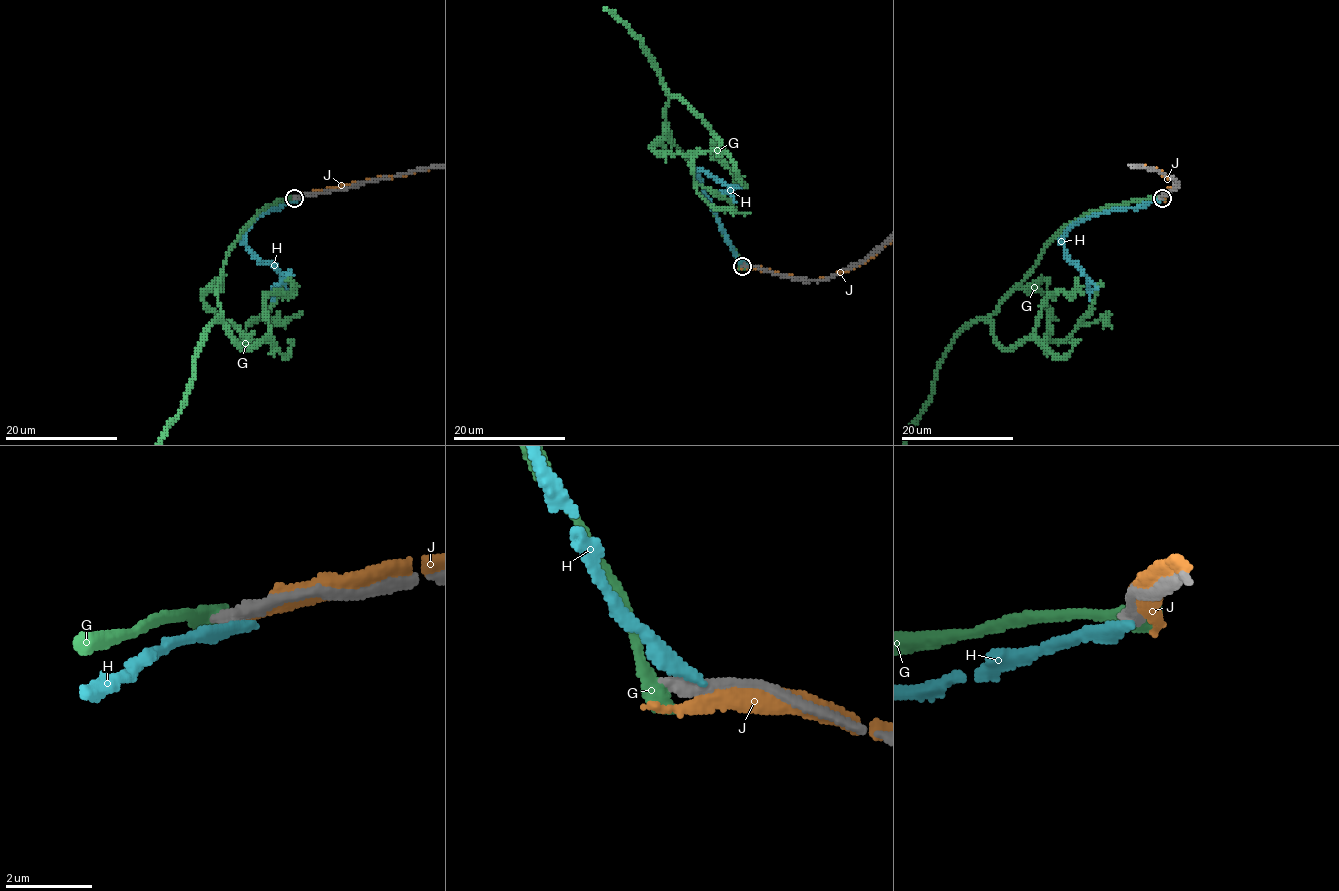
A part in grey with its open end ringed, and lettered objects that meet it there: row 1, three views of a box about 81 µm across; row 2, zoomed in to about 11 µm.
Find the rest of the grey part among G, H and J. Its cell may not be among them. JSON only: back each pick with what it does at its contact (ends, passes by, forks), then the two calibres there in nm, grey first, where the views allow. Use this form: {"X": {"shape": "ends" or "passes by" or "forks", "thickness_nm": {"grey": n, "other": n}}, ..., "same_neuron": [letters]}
{"same_neuron": []}

